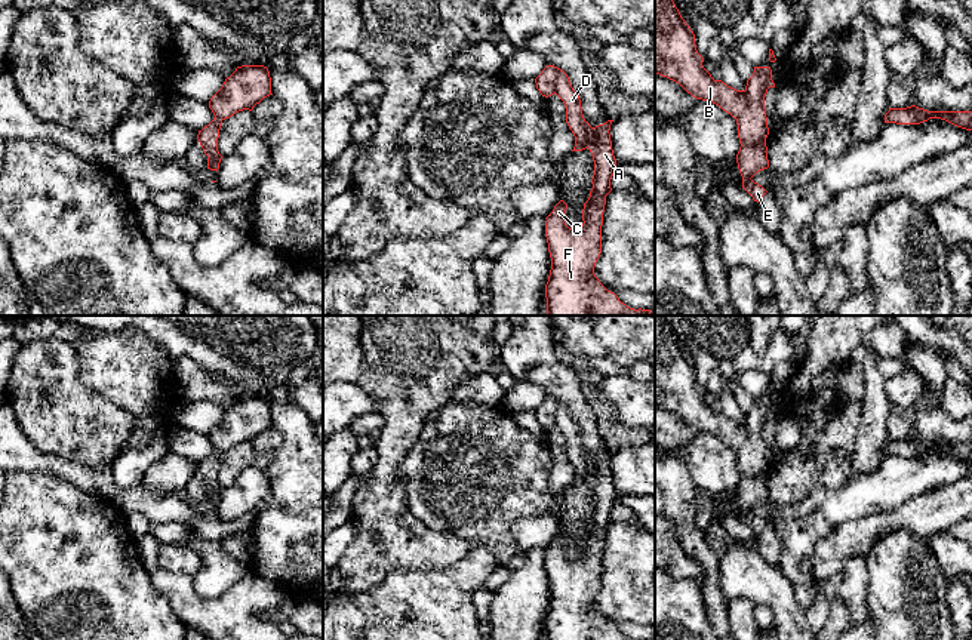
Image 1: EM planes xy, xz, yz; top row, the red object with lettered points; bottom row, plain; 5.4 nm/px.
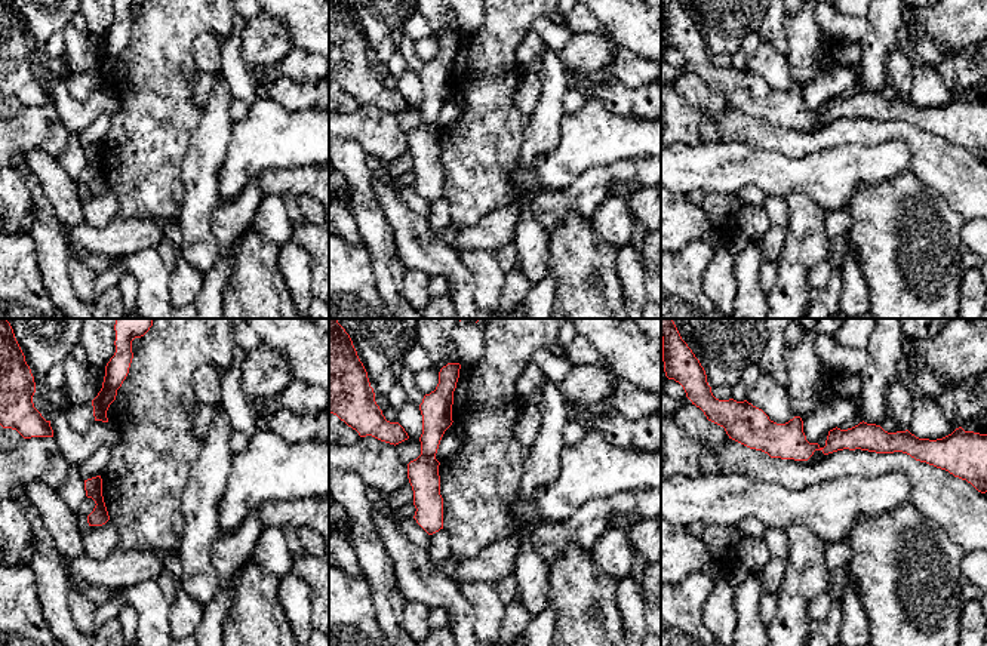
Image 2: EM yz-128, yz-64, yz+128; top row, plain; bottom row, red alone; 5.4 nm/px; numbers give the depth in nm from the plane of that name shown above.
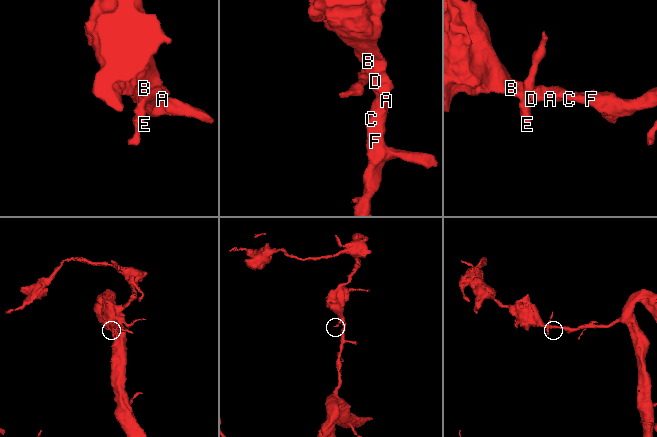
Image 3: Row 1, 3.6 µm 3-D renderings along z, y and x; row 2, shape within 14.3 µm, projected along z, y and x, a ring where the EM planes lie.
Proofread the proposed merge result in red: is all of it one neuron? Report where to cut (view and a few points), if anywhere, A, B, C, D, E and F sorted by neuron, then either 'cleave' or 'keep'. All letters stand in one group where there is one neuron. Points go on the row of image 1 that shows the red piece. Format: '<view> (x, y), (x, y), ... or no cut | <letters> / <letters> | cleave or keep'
yz (746, 91), (746, 110), (737, 119) | A B C D F / E | cleave

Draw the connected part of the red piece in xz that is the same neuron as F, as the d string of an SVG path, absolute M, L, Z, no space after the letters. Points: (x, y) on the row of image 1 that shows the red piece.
M554 65L551 67L557 73L556 95L566 107L566 123L575 136L572 151L590 150L594 160L594 175L590 197L582 209L584 224L579 228L572 230L566 225L567 204L563 200L560 200L545 218L545 237L551 258L551 270L545 284L547 316L650 316L650 310L627 307L613 292L608 290L594 274L596 262L602 253L602 225L606 196L612 191L610 179L616 167L609 133L613 120L591 127L584 119L579 95L573 90L567 74Z

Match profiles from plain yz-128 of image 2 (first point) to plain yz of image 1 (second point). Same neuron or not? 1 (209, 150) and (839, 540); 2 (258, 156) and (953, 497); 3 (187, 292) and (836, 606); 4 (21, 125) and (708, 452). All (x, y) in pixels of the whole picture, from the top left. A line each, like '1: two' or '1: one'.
1: two
2: two
3: one
4: one

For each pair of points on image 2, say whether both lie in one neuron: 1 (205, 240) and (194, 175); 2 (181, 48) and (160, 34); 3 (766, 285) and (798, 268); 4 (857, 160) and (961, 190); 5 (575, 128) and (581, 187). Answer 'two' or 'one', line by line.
1: one
2: one
3: two
4: two
5: two

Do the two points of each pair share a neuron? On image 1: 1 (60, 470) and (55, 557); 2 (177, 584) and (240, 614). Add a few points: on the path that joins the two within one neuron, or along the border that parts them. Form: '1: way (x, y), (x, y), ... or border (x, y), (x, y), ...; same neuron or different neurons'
1: border (25, 471), (52, 473), (91, 494); different neurons
2: way (191, 600), (205, 614), (224, 614); same neuron

